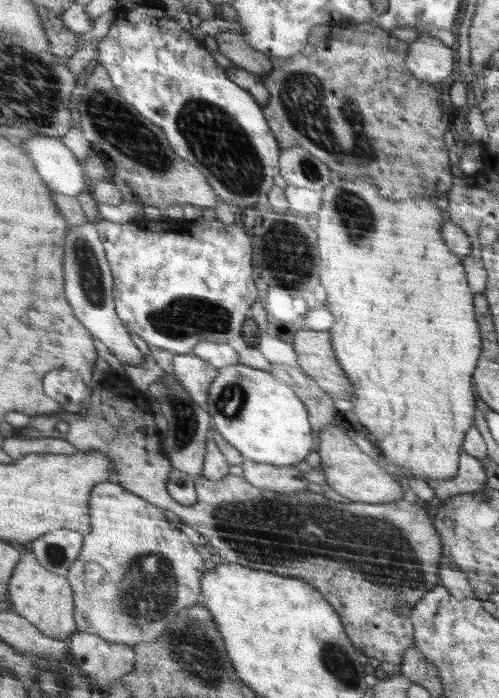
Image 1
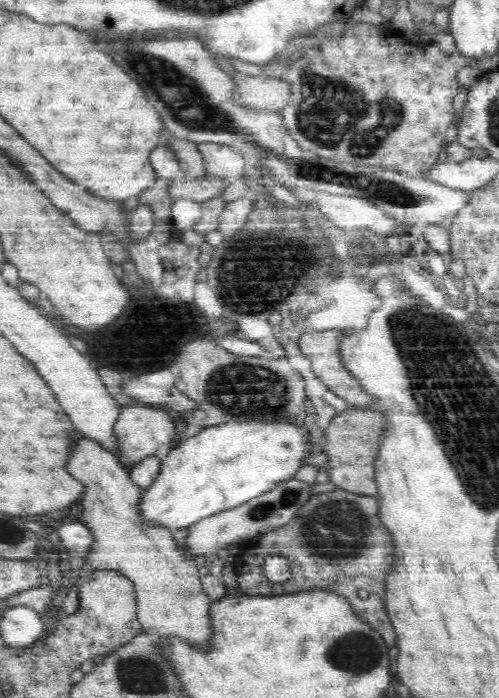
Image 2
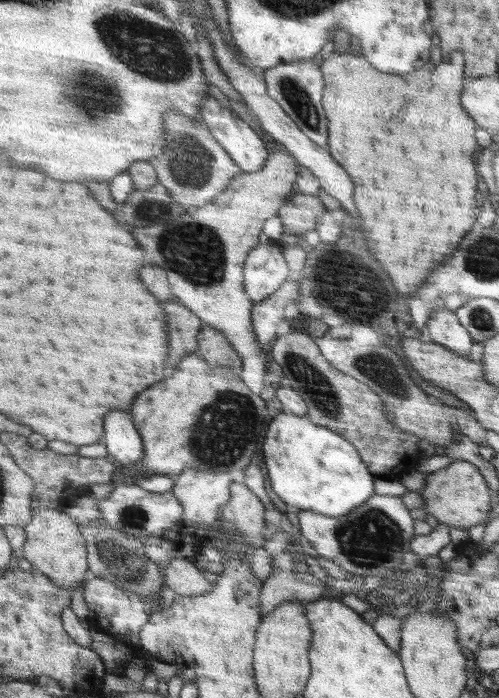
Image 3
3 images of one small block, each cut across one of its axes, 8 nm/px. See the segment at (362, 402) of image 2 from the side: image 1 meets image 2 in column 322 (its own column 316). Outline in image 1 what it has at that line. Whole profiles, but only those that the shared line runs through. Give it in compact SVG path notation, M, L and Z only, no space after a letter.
M300 330L294 334L292 346L296 353L298 367L313 378L324 393L334 398L352 398L352 385L348 375L340 370L336 355L332 352L329 332Z

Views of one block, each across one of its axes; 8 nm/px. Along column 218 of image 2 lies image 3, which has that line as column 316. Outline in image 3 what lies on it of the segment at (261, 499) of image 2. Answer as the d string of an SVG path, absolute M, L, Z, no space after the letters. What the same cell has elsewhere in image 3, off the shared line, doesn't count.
M373 494L370 500L364 502L363 505L356 507L352 512L348 513L344 516L333 517L325 514L317 513L316 511L311 510L299 510L298 512L298 524L300 524L300 529L297 531L304 535L304 538L307 538L310 541L310 544L316 549L319 556L322 558L332 560L338 566L342 566L344 570L352 572L353 575L360 576L365 578L367 576L386 576L388 573L396 573L398 571L399 566L402 564L402 558L404 558L404 554L411 550L411 543L414 540L414 529L413 529L414 516L411 514L409 508L401 501L400 497L397 496L389 496L389 495L380 495Z

